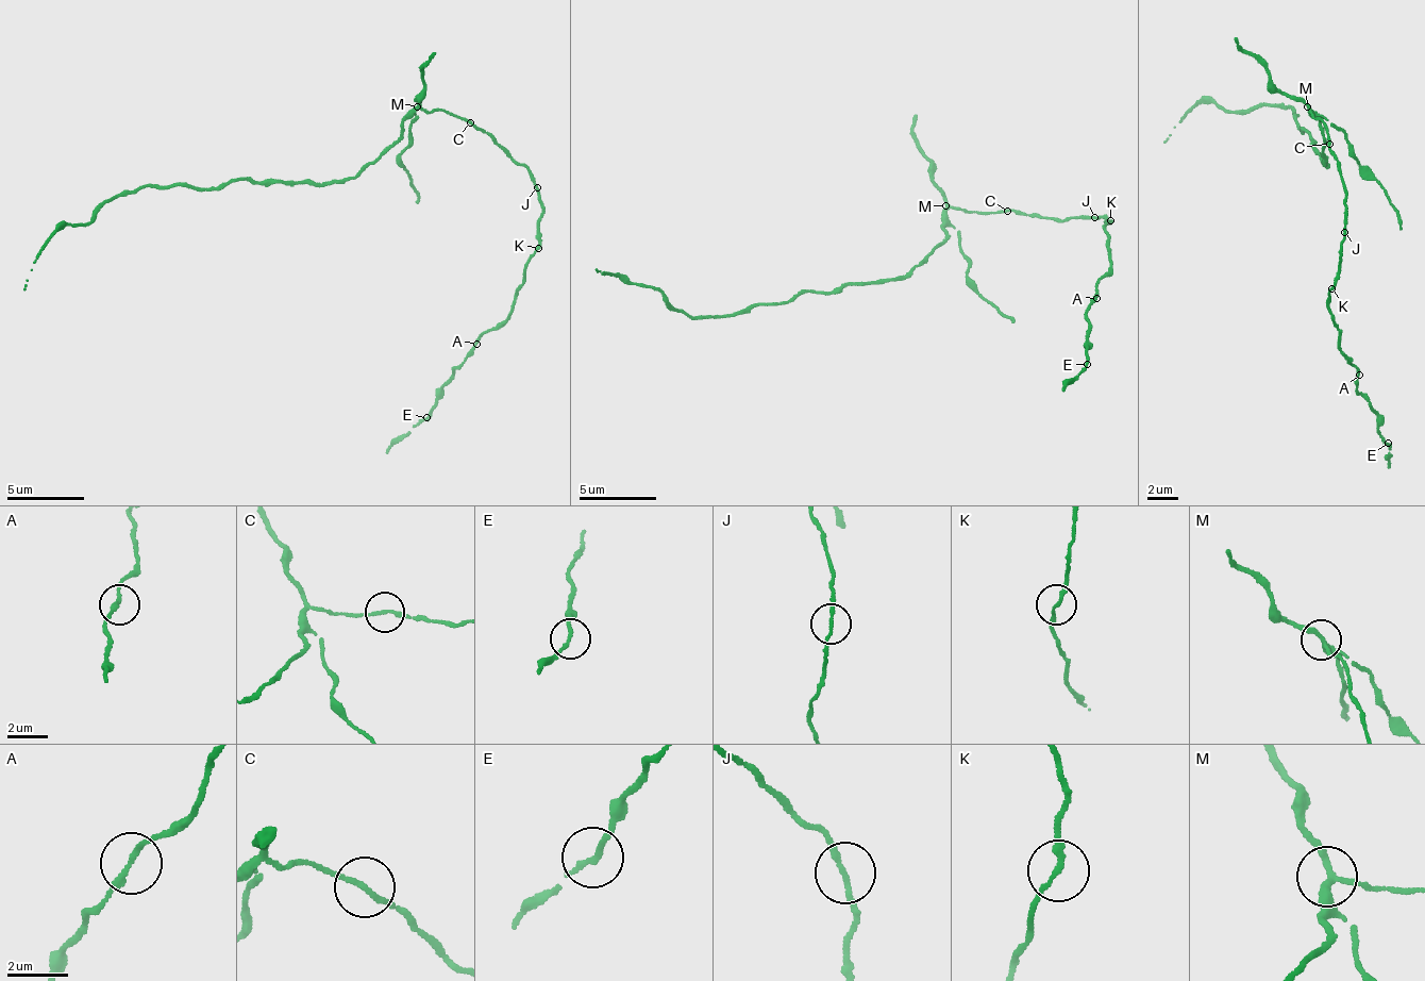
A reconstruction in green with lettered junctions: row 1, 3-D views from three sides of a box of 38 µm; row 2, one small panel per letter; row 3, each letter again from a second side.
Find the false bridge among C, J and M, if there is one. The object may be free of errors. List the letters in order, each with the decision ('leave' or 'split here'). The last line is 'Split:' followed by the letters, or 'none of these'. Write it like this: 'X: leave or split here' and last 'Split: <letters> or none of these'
C: leave
J: split here
M: leave
Split: J

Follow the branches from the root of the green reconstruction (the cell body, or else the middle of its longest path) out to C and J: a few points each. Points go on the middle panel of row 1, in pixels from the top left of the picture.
C: (950, 210), (999, 214), (1007, 211)
J: (950, 210), (990, 213), (1006, 210), (1065, 221), (1079, 216), (1091, 219), (1096, 216)

